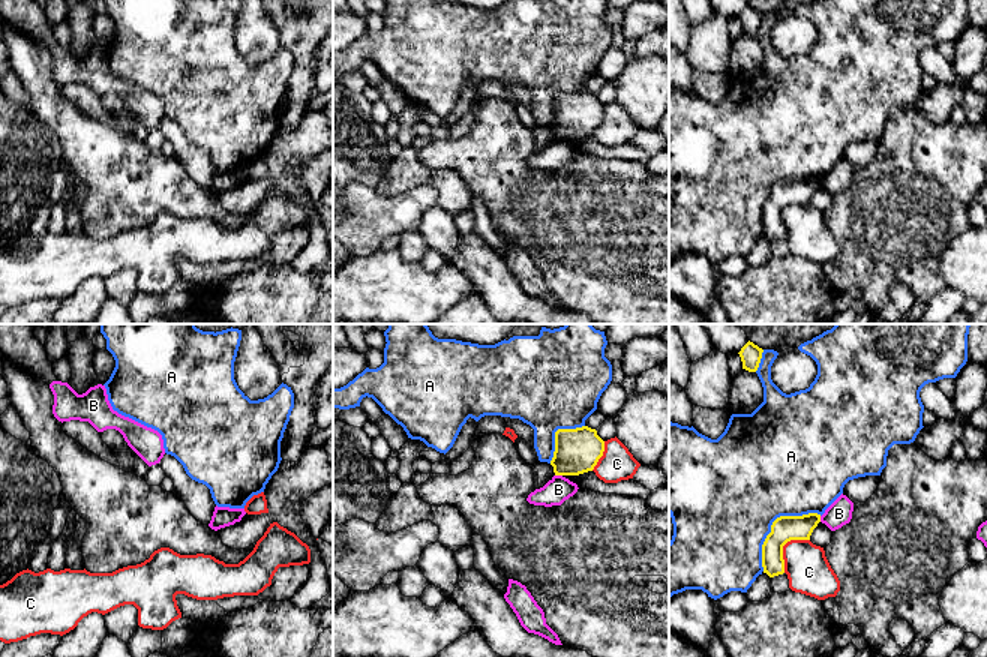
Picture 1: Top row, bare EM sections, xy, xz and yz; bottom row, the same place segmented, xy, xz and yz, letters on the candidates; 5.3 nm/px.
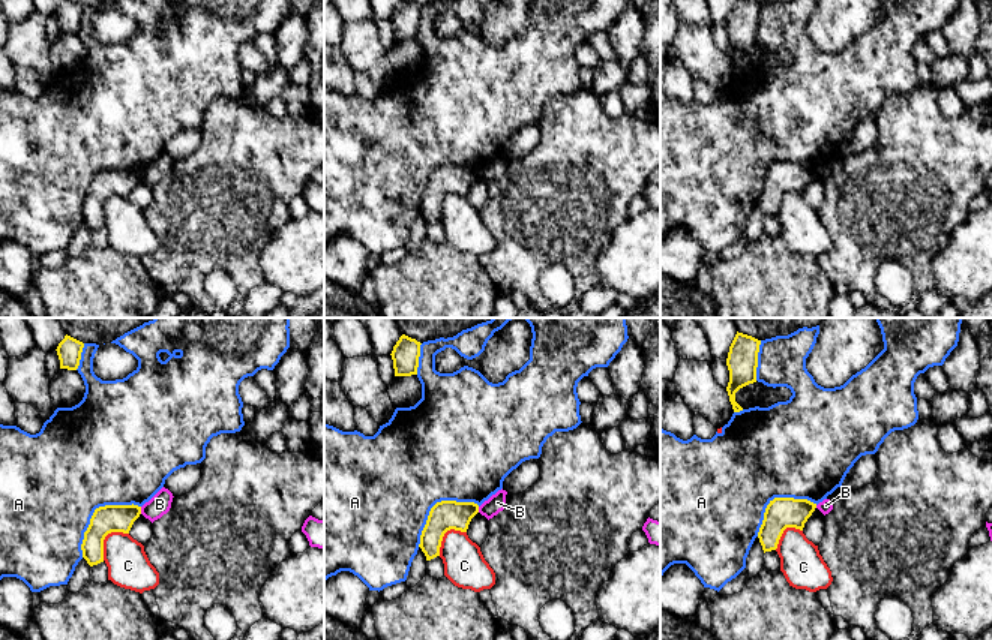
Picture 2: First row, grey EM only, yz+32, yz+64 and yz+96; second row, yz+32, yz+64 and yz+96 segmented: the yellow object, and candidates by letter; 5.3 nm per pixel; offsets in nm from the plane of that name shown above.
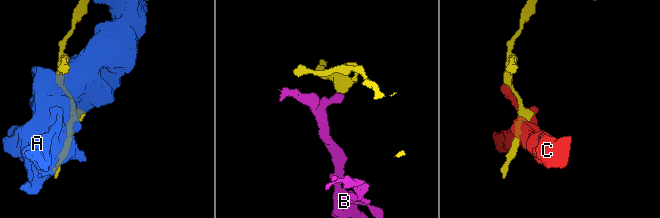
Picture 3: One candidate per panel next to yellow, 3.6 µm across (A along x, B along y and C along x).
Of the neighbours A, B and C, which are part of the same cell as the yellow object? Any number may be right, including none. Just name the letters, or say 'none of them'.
none of them

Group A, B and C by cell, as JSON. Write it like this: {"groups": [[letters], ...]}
{"groups": [["A"], ["B"], ["C"]]}

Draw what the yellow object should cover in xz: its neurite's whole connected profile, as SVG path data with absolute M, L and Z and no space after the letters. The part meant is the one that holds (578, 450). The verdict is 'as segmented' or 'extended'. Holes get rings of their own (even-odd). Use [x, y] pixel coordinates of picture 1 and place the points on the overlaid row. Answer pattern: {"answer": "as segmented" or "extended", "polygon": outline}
{"answer": "as segmented", "polygon": "M588 426L558 429L550 460L555 476L579 476L592 471L603 456L604 441Z"}

